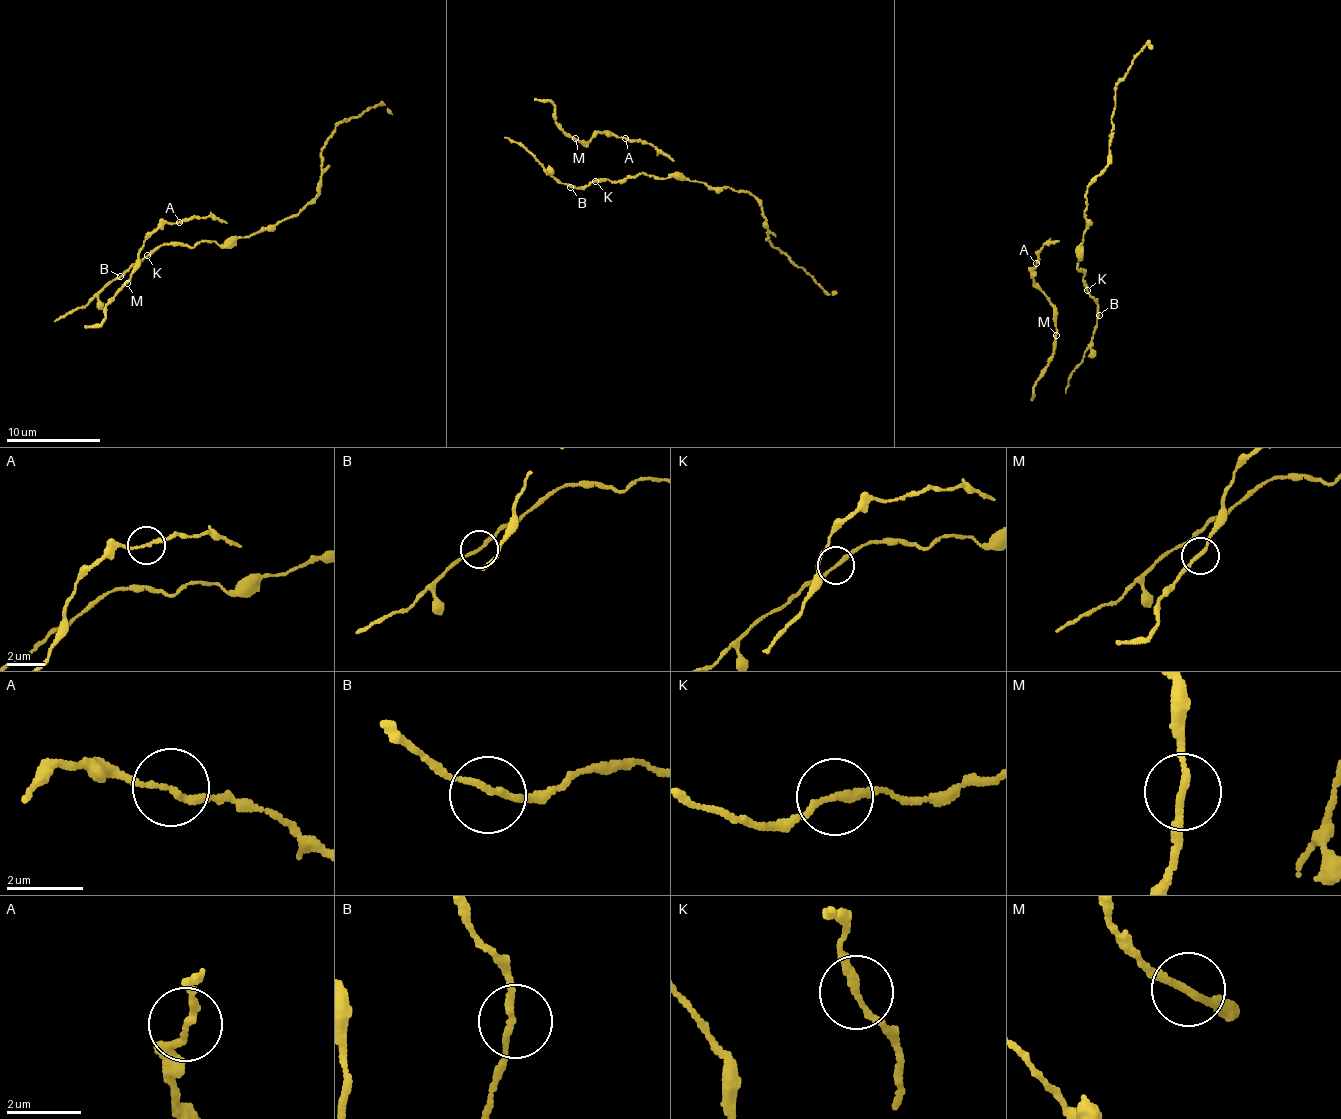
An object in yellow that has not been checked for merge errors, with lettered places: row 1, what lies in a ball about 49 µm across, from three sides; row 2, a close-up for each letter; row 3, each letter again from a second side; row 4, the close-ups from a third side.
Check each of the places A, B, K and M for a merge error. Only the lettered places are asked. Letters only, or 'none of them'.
A, K

